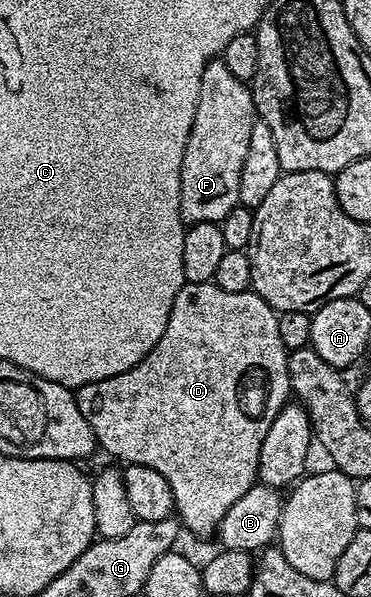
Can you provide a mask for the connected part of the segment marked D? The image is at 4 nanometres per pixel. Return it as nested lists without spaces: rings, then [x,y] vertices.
[[[214,280],[202,281],[201,283],[186,282],[181,291],[177,291],[177,299],[173,303],[173,311],[169,315],[169,323],[165,323],[165,335],[157,339],[153,351],[141,359],[129,371],[121,375],[113,375],[104,381],[82,385],[75,393],[75,402],[85,415],[89,427],[95,436],[96,446],[100,450],[104,449],[111,457],[123,461],[127,465],[144,465],[153,467],[153,471],[161,471],[165,475],[165,483],[173,491],[175,500],[175,513],[181,522],[182,528],[191,533],[200,533],[207,537],[218,530],[221,519],[225,519],[225,511],[245,495],[252,485],[256,484],[258,478],[258,456],[261,455],[262,440],[265,435],[269,435],[269,429],[273,426],[273,421],[278,413],[282,411],[283,406],[288,404],[292,396],[291,380],[287,370],[287,355],[289,350],[285,343],[281,343],[281,327],[279,326],[279,314],[272,309],[265,299],[261,299],[254,291],[242,293],[241,291],[221,291],[221,287],[215,285]]]

